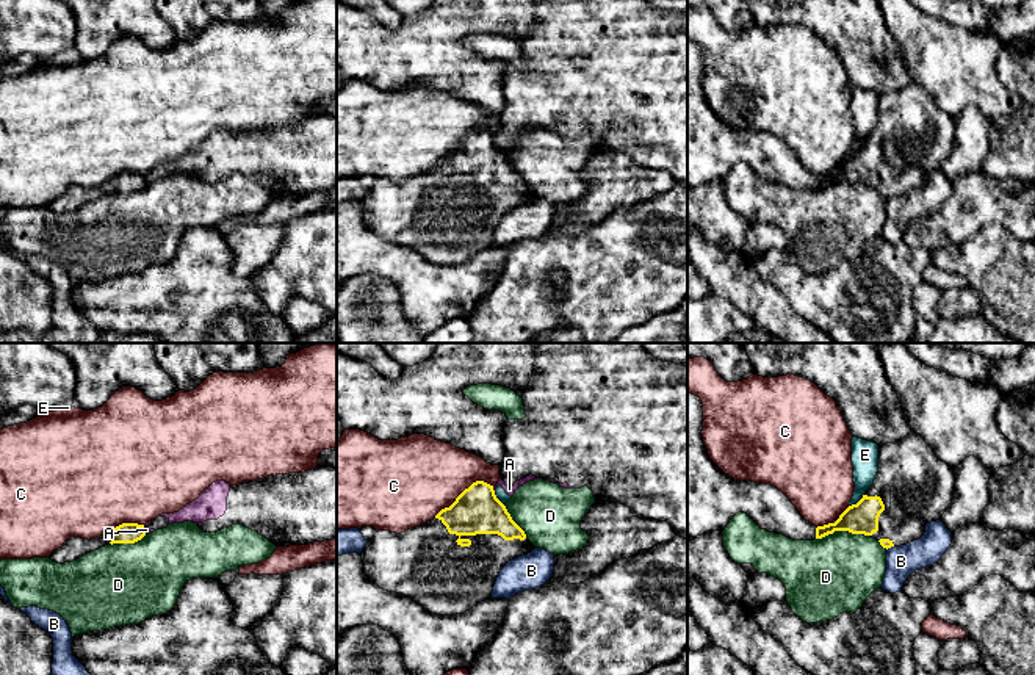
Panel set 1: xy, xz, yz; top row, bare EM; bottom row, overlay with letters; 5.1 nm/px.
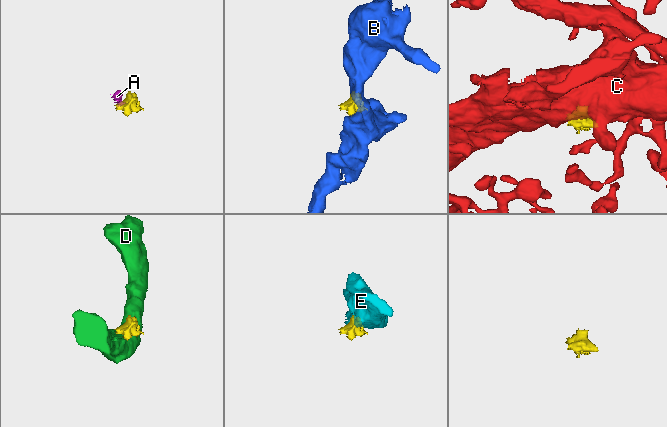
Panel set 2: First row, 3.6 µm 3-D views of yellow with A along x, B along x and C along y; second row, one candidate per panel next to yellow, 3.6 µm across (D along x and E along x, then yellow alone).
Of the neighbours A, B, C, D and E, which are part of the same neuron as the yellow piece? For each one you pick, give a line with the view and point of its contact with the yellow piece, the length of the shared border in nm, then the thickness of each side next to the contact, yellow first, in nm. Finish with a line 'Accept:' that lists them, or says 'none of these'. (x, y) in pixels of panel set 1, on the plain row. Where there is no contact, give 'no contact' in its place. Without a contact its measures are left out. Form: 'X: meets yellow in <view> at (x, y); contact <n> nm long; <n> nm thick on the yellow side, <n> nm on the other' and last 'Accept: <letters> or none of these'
Accept: none of these

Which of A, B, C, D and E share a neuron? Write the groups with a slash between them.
A E / B / C / D

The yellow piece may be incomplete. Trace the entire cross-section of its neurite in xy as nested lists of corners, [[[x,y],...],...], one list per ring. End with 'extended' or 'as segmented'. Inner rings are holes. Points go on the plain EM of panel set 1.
[[[122,172],[96,188],[69,186],[64,194],[55,199],[49,207],[53,211],[64,213],[80,208],[81,205],[113,193],[135,193],[146,185],[144,174]]]; extended

